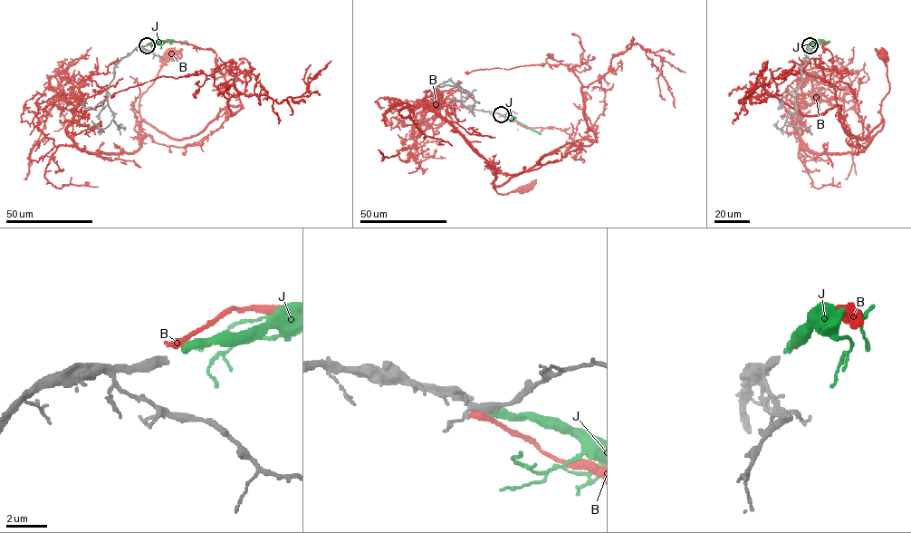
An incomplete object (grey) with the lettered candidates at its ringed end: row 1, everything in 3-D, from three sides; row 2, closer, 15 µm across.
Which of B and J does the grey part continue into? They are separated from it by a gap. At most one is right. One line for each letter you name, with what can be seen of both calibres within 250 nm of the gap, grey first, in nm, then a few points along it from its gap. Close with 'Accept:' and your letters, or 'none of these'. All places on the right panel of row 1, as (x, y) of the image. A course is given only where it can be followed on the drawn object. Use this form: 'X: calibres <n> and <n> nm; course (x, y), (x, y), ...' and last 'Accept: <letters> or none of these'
J: calibres 320 and 340 nm; course (810, 44), (816, 40), (829, 42)
Accept: J

